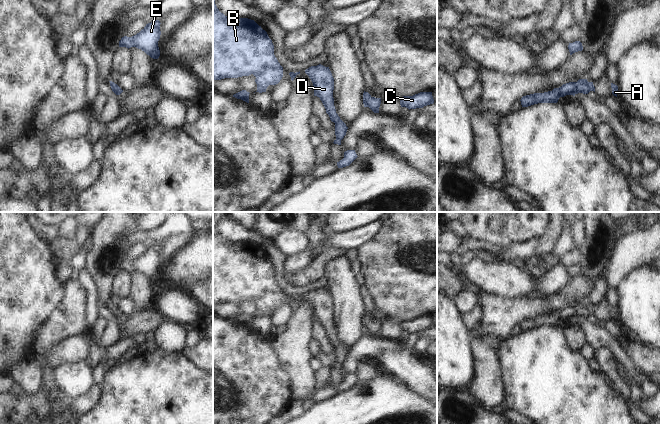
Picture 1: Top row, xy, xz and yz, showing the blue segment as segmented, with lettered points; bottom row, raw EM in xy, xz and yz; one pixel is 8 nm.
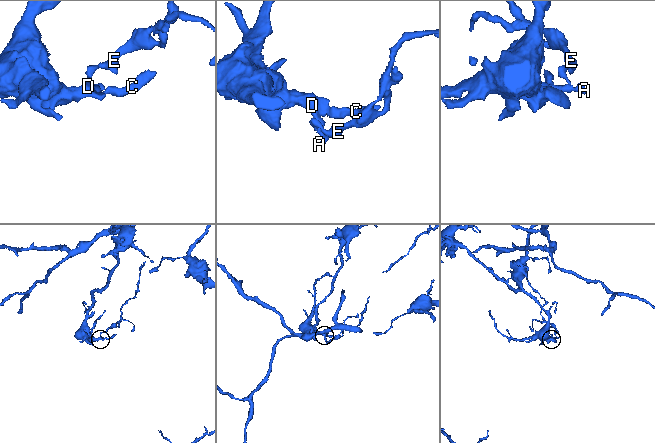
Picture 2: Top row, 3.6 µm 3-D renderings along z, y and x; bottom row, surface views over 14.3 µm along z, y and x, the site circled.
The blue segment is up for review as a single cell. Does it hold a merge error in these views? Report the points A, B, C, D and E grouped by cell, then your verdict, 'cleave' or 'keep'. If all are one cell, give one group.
A E / B C D; cleave

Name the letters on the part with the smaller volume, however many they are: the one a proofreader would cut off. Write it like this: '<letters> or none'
A, E

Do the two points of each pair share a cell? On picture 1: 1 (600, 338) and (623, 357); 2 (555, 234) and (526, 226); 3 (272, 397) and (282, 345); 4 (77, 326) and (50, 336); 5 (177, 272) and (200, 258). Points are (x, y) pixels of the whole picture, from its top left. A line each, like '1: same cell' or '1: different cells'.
1: same cell
2: different cells
3: different cells
4: same cell
5: same cell

